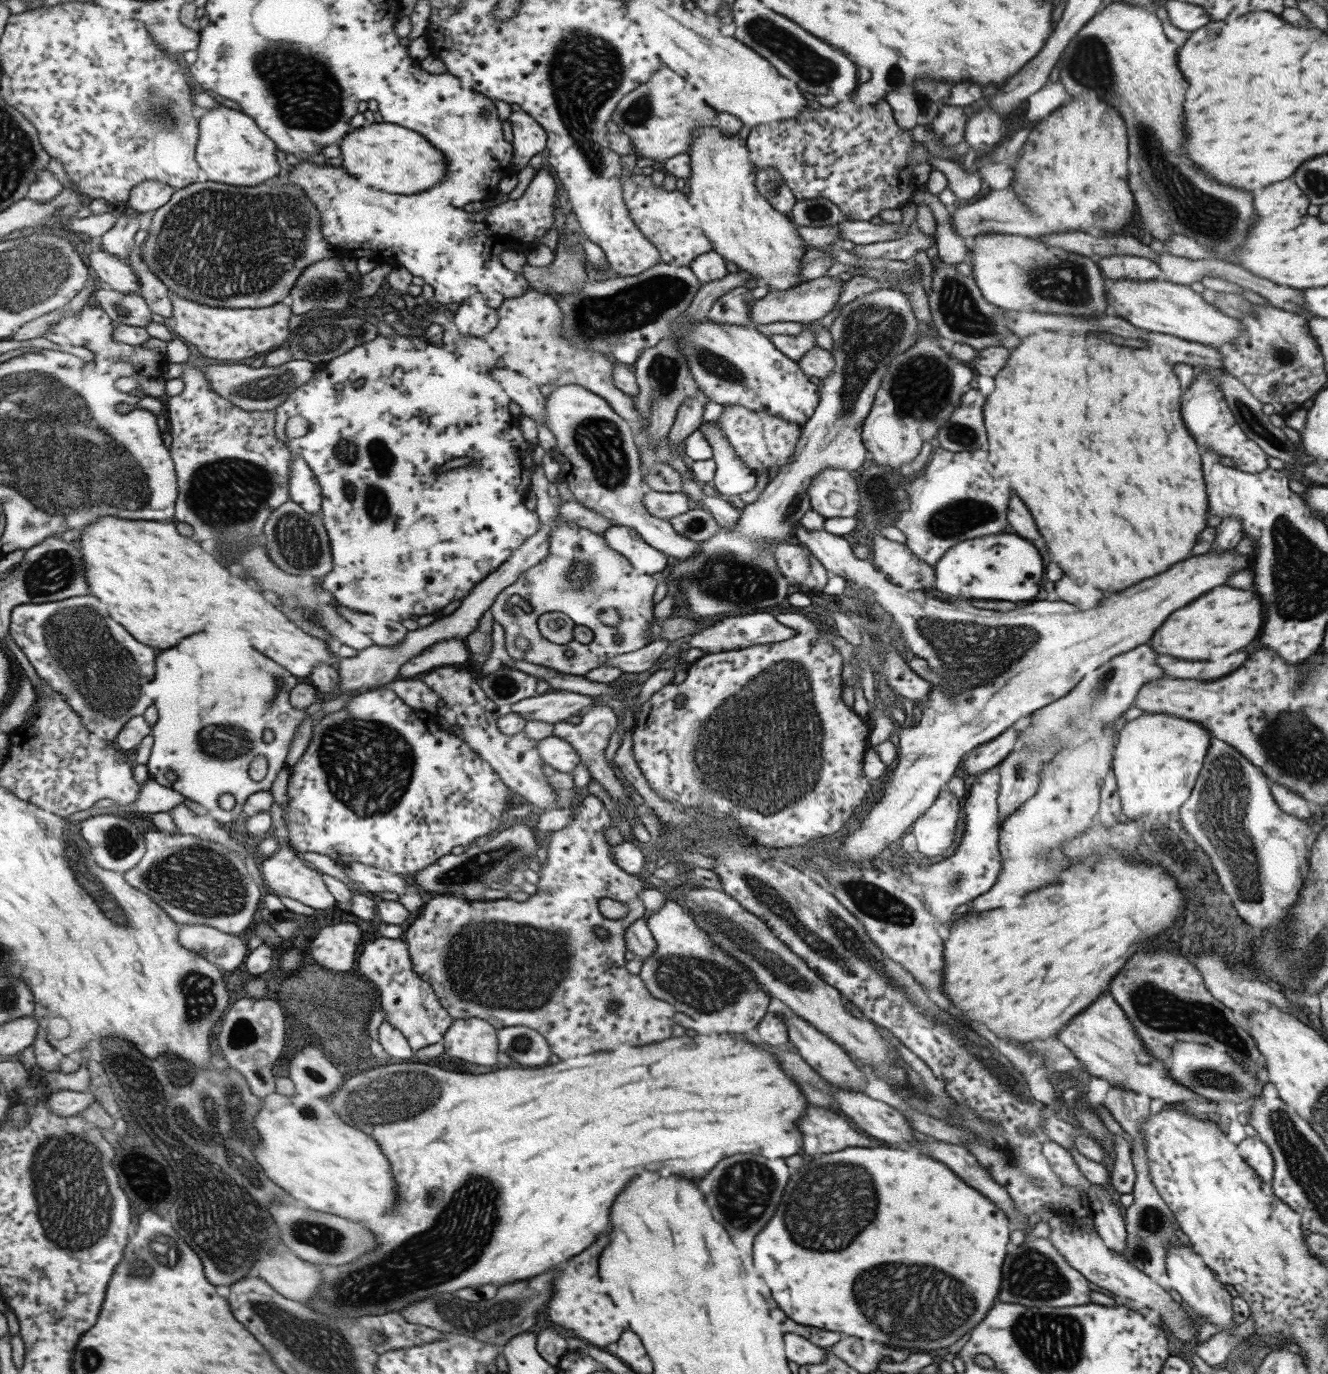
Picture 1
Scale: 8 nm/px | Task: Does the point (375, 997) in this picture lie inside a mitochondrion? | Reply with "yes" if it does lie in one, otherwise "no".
yes

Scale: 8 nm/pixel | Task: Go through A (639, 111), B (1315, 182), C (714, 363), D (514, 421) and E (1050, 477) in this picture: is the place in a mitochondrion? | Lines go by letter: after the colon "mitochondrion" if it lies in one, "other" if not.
A: mitochondrion
B: mitochondrion
C: mitochondrion
D: other
E: other

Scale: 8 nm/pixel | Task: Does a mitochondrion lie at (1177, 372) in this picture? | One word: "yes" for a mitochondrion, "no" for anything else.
no

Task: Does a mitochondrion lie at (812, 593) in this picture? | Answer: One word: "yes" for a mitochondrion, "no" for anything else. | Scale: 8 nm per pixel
no

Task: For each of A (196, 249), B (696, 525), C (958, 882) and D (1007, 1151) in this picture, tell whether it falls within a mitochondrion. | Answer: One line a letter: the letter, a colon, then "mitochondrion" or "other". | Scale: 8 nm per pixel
A: mitochondrion
B: mitochondrion
C: mitochondrion
D: mitochondrion

